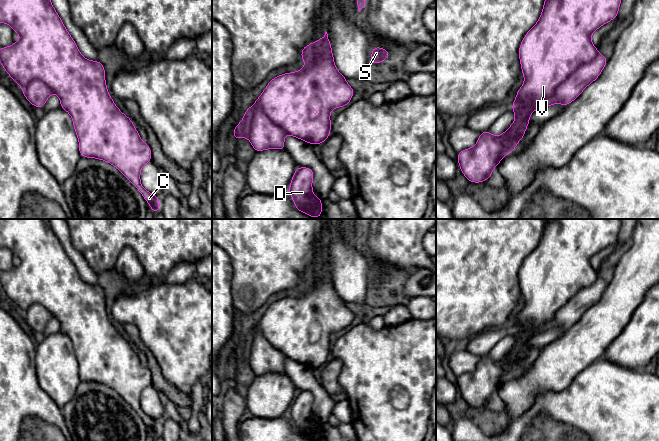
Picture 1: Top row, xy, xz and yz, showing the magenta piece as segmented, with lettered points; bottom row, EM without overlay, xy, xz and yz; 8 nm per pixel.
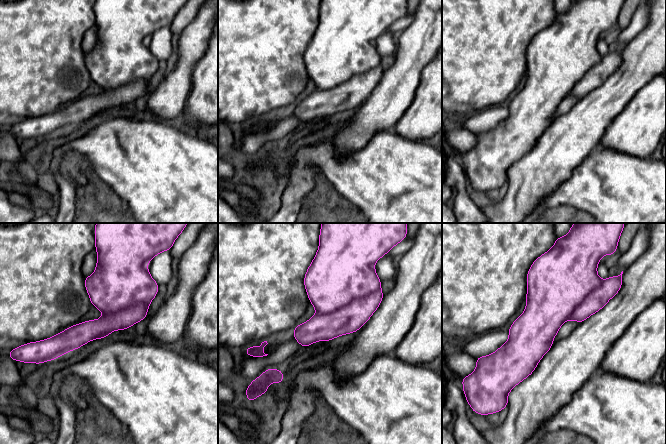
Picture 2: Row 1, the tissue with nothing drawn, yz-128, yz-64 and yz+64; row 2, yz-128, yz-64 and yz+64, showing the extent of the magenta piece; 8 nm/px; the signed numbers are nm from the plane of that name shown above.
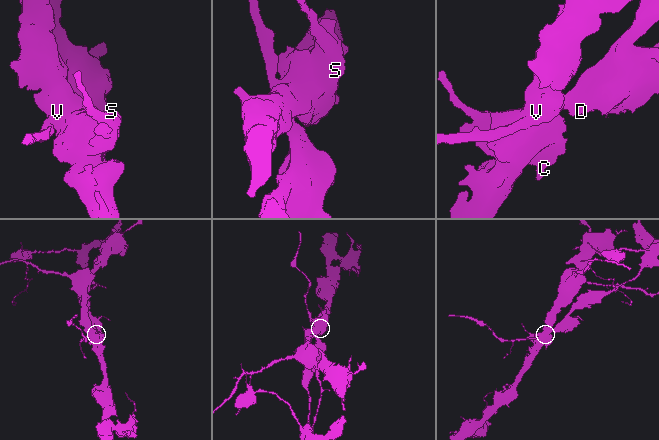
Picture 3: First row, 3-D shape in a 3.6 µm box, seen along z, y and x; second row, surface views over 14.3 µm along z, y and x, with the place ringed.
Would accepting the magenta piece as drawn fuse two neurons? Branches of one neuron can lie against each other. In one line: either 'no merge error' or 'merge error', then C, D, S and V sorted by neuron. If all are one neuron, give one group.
merge error; groups C S V / D

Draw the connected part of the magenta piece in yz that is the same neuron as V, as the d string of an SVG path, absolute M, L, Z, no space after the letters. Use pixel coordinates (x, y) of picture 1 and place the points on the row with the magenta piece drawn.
M545 0L538 22L526 33L519 46L519 60L521 63L524 84L517 91L515 102L520 102L518 109L512 109L515 114L515 121L501 135L494 136L488 130L482 131L477 143L472 148L467 148L457 153L457 161L460 170L468 181L481 183L491 178L493 169L509 153L516 150L516 143L523 140L525 130L529 124L530 115L536 110L529 107L532 99L535 105L539 105L546 98L550 97L555 89L564 82L573 72L583 64L591 62L598 53L591 42L591 34L604 24L614 20L618 16L621 0Z

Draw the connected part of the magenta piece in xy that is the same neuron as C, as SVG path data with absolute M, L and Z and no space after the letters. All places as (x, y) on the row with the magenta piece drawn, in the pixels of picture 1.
M0 0L0 23L10 25L21 37L11 46L0 48L0 63L8 75L21 89L32 80L40 80L57 94L60 108L72 117L80 156L100 159L115 166L156 214L160 210L160 198L147 191L140 181L141 168L152 160L151 148L141 140L133 121L112 100L103 64L81 55L50 0Z

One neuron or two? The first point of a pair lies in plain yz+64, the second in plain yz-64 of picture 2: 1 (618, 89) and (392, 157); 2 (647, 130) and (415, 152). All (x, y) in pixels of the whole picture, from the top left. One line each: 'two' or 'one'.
1: two
2: two

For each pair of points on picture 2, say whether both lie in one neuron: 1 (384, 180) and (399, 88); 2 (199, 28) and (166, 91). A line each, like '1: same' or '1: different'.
1: different
2: same

